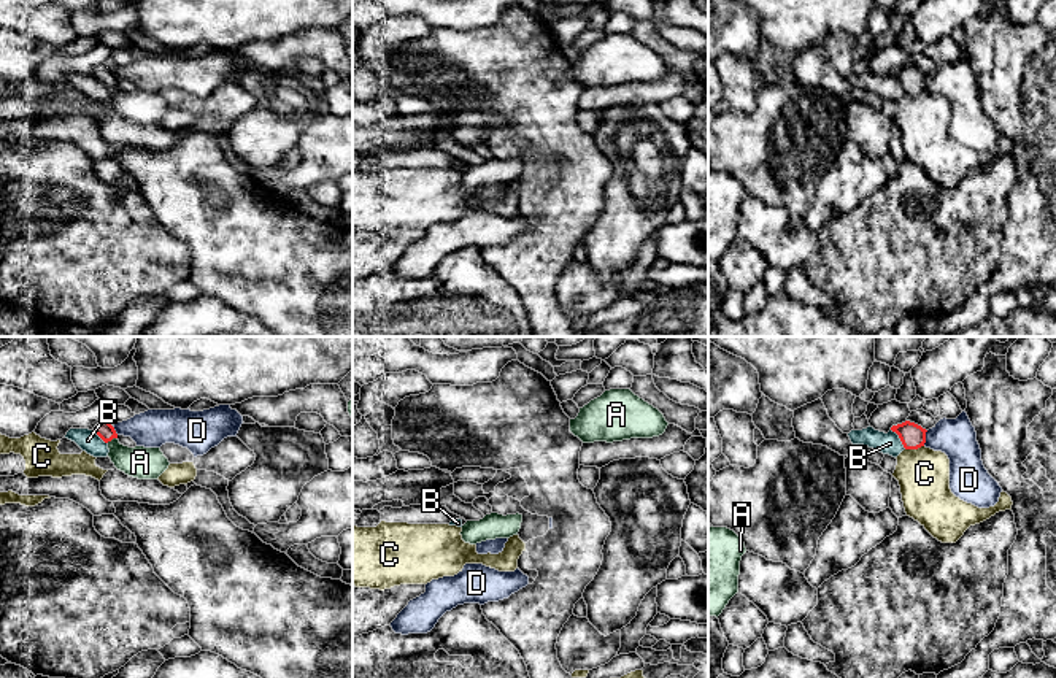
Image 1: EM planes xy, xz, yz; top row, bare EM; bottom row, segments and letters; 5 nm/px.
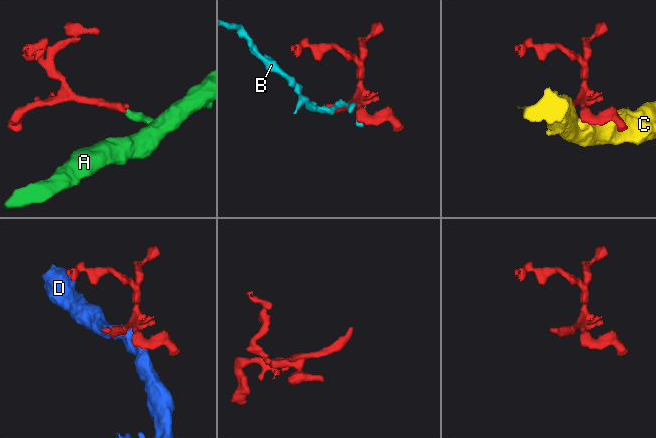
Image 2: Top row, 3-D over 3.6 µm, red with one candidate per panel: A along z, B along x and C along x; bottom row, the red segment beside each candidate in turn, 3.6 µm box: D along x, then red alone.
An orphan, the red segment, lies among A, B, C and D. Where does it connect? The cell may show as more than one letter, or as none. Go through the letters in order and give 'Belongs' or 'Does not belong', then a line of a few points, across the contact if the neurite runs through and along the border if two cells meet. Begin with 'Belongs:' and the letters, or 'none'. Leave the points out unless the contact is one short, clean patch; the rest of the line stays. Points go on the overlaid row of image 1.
Belongs: A
A: Belongs. Line: xy (105, 431), (111, 439), (131, 461), (140, 462)
B: Does not belong
C: Does not belong
D: Does not belong. Line: yz (928, 431), (923, 445)

